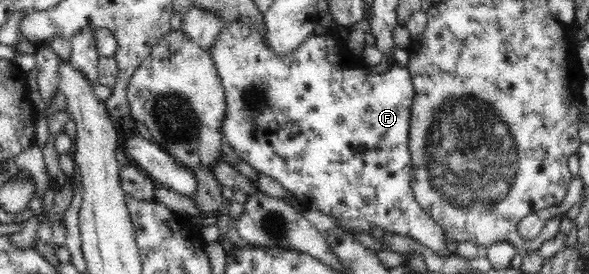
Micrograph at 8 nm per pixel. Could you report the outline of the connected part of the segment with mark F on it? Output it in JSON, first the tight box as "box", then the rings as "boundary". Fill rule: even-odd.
{"box":[209,17,449,258],"boundary":[[[241,17],[241,20],[227,24],[217,34],[217,38],[210,46],[209,52],[217,72],[220,74],[220,81],[224,86],[227,106],[223,122],[225,142],[231,145],[240,160],[250,164],[258,173],[269,176],[281,184],[289,195],[296,197],[300,201],[302,208],[317,209],[323,214],[335,218],[337,224],[347,233],[366,232],[371,234],[373,228],[381,228],[384,232],[407,235],[413,240],[419,241],[421,245],[425,245],[425,248],[433,250],[435,254],[447,258],[449,249],[447,249],[446,232],[441,228],[441,225],[437,225],[433,217],[429,216],[429,213],[417,202],[411,188],[413,163],[411,163],[409,150],[409,128],[415,89],[408,65],[399,66],[393,64],[388,72],[372,74],[371,69],[365,69],[365,65],[361,62],[357,64],[357,62],[348,61],[344,58],[345,52],[344,47],[339,46],[331,36],[321,38],[321,36],[313,34],[311,38],[307,38],[289,56],[277,57],[274,56],[273,52],[270,52],[269,45],[266,44],[264,37],[258,33],[256,24],[248,20],[247,17]]]}

